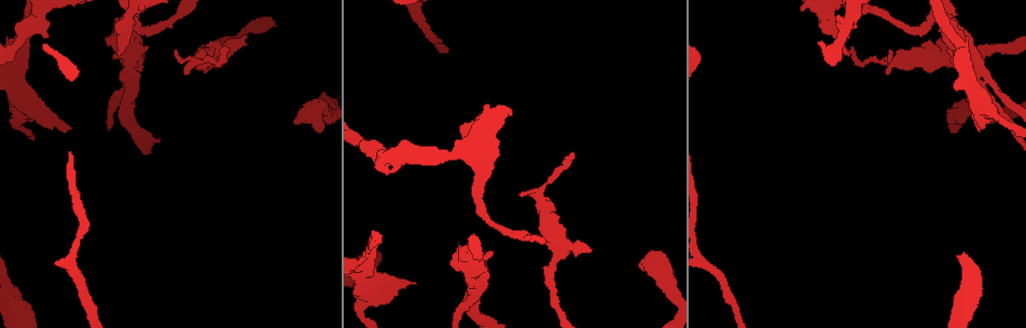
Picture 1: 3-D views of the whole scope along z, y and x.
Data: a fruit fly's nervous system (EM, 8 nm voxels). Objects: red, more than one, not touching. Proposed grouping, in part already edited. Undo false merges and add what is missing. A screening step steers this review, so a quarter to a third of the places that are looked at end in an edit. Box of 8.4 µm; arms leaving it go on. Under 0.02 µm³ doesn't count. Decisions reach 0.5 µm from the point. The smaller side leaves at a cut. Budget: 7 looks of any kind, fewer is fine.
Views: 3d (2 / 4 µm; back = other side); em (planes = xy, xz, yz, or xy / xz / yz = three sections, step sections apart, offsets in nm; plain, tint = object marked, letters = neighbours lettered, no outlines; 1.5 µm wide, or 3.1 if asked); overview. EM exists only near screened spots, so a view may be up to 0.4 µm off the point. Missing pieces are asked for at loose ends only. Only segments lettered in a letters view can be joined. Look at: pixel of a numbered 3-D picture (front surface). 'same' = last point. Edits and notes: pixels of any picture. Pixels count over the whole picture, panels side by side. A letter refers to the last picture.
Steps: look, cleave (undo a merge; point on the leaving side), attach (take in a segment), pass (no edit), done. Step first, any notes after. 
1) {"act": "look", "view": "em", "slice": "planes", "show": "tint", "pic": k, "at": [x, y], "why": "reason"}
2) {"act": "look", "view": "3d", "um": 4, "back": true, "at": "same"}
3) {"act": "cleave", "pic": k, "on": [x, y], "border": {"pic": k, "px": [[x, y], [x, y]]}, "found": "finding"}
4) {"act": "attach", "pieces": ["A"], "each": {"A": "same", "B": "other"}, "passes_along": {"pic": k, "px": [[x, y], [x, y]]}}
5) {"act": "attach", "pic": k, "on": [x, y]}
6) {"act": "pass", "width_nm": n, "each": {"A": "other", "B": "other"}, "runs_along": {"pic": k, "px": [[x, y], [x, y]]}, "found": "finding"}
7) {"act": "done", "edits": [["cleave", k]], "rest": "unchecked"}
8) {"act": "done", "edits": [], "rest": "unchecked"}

{"act": "look", "view": "3d", "um": 4, "pic": 1, "at": [44, 119], "why": "an open end"}

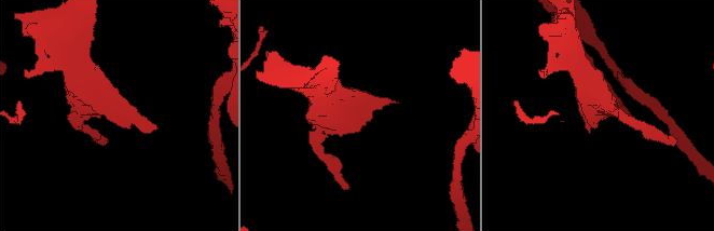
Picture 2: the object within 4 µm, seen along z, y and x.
{"act": "look", "view": "em", "slice": "yz", "step": 8, "show": "letters", "pic": 2, "at": [360, 125], "why": "need the tissue"}

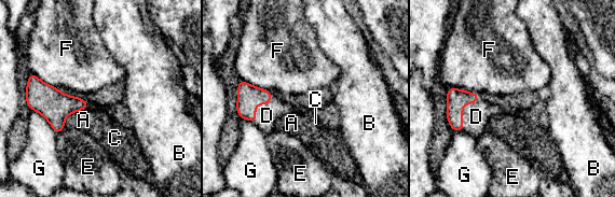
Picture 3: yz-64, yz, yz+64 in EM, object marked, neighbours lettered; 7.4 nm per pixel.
{"act": "look", "view": "em", "slice": "planes", "show": "letters", "at": "same"}

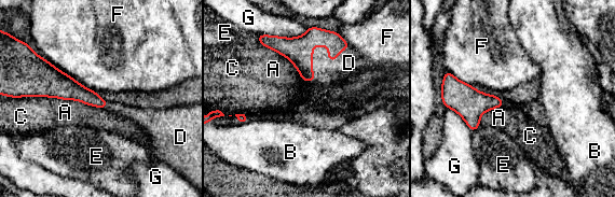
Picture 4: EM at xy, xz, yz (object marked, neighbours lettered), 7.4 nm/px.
{"act": "attach", "pieces": ["D"], "each": {"A": "other", "B": "other", "C": "other", "D": "same", "E": "other", "F": "other", "G": "other"}, "passes_along": {"pic": 4, "px": [[299, 51], [316, 45], [327, 72]]}, "found": "the neuron continues"}

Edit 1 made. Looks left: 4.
{"act": "look", "view": "overview", "why": "see it whole again"}

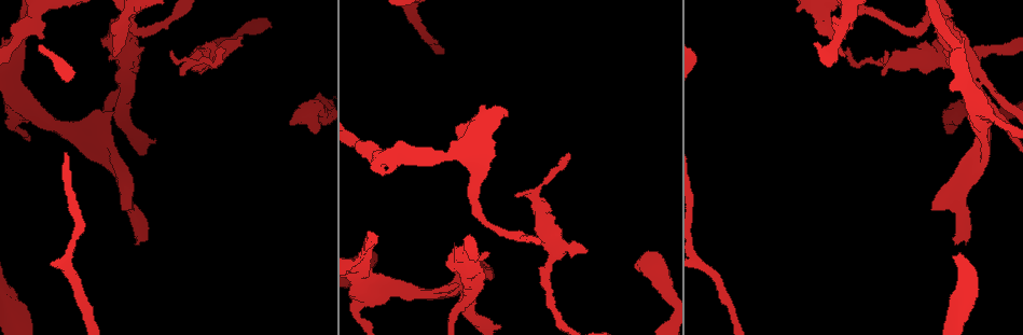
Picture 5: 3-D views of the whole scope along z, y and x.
{"act": "look", "view": "em", "slice": "xy", "step": 4, "show": "letters", "pic": 5, "at": [859, 10], "why": "calibre changes"}

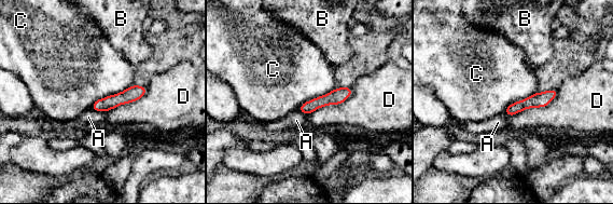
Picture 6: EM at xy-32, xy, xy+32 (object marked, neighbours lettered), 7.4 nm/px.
{"act": "pass", "each": {"A": "other", "B": "other", "C": "other", "D": "other"}, "border": {"pic": 6, "px": [[133, 84], [98, 98], [89, 107]]}, "found": "all the same neuron"}

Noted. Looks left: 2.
{"act": "look", "view": "em", "slice": "planes", "show": "letters", "pic": 5, "at": [899, 60], "why": "thick turns thin"}

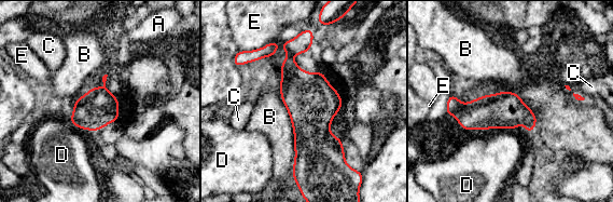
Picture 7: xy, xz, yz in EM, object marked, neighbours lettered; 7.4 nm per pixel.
{"act": "pass", "width_nm": 380, "each": {"A": "other", "B": "other", "C": "other", "D": "other", "E": "other"}, "border": {"pic": 7, "px": [[279, 91], [293, 131], [293, 176]]}, "found": "continuous, no second neuron"}

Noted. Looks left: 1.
{"act": "done", "edits": [["attach", 4]], "rest": "unchecked"}

